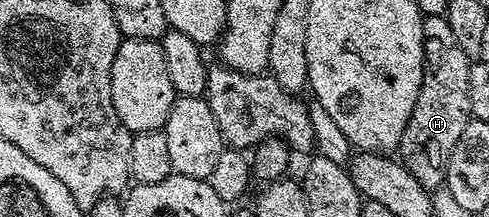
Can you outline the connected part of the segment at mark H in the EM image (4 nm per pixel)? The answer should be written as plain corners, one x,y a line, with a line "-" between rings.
445,16
422,19
422,83
412,108
412,116
404,128
397,153
400,161
429,192
443,185
448,172
449,157
460,139
460,132
472,119
469,104
469,70
471,61
456,44
454,33

